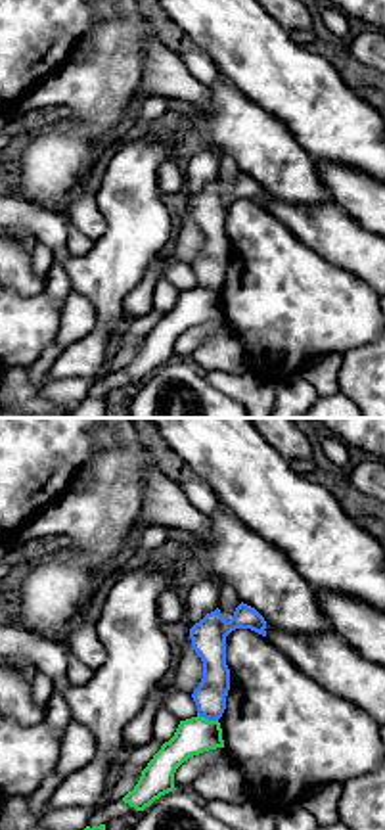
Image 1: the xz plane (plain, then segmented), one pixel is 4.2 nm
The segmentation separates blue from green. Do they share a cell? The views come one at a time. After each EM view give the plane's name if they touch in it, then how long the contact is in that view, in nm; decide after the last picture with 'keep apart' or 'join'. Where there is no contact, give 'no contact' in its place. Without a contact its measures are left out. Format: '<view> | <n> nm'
xz | 90 nm

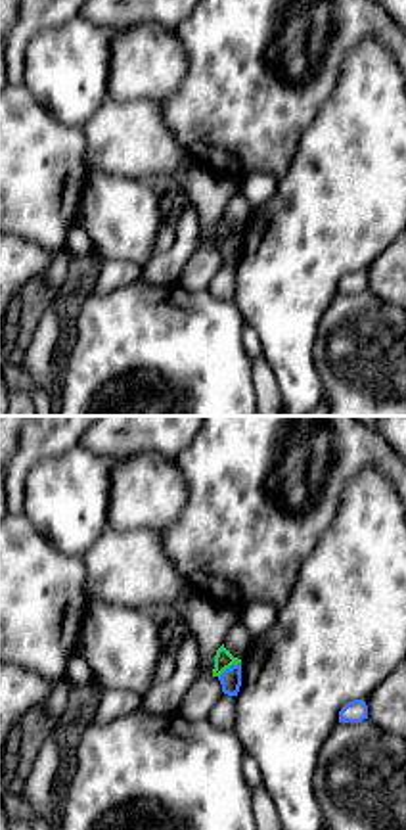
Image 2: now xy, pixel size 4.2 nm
xy | 120 nm

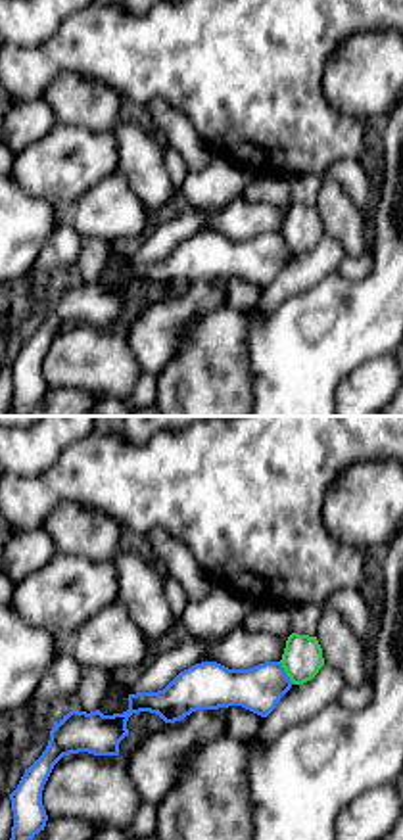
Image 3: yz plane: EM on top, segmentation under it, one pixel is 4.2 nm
yz | 120 nm

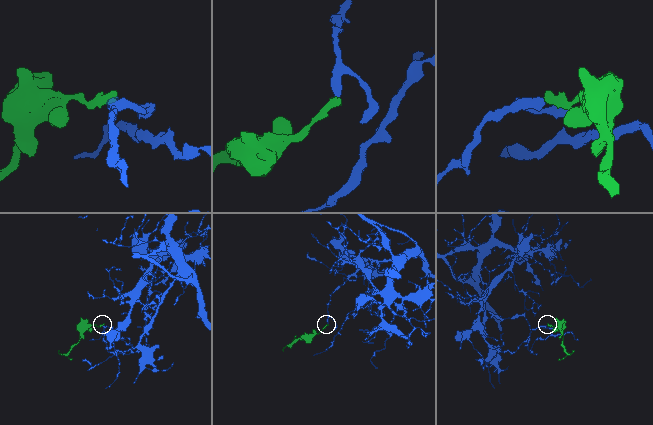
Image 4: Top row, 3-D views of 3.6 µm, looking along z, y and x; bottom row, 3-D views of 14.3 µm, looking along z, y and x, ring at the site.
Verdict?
keep apart

